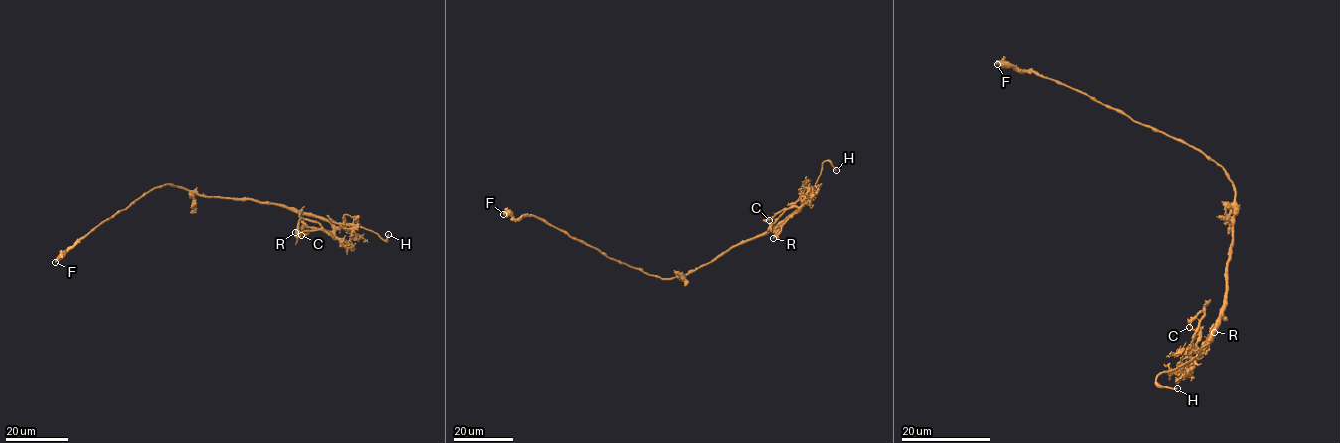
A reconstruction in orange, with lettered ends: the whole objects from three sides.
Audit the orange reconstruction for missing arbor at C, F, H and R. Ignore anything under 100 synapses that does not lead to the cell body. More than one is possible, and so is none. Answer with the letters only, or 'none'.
H

